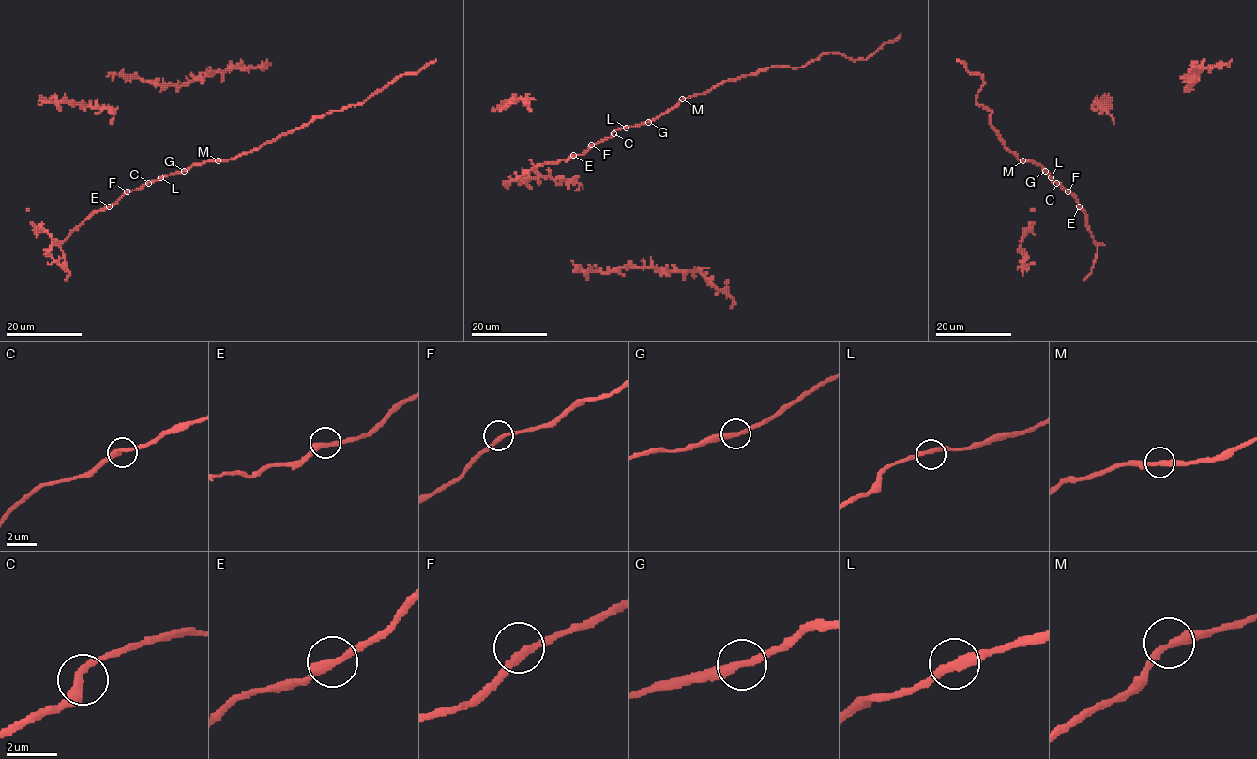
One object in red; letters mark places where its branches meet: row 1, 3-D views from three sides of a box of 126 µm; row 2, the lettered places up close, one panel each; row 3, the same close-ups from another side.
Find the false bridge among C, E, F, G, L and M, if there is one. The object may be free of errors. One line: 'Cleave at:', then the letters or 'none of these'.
Cleave at: M

